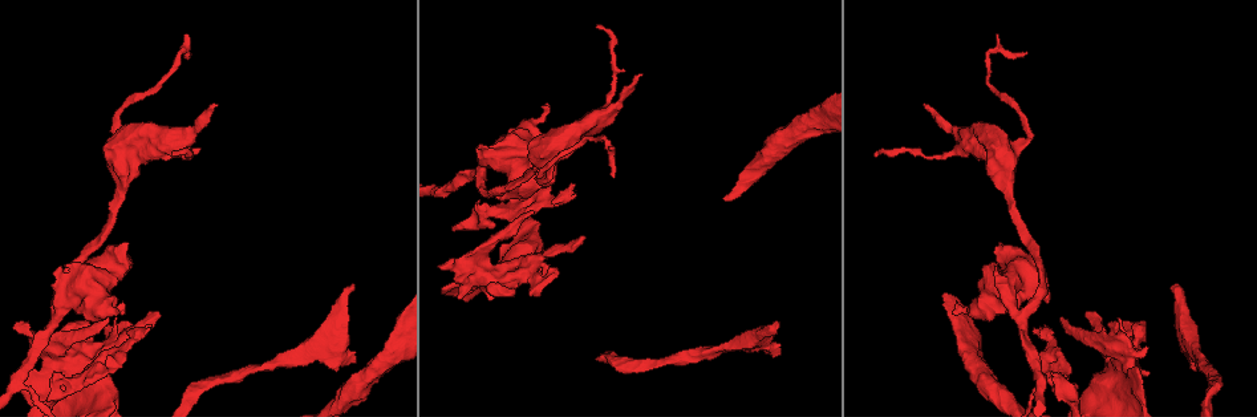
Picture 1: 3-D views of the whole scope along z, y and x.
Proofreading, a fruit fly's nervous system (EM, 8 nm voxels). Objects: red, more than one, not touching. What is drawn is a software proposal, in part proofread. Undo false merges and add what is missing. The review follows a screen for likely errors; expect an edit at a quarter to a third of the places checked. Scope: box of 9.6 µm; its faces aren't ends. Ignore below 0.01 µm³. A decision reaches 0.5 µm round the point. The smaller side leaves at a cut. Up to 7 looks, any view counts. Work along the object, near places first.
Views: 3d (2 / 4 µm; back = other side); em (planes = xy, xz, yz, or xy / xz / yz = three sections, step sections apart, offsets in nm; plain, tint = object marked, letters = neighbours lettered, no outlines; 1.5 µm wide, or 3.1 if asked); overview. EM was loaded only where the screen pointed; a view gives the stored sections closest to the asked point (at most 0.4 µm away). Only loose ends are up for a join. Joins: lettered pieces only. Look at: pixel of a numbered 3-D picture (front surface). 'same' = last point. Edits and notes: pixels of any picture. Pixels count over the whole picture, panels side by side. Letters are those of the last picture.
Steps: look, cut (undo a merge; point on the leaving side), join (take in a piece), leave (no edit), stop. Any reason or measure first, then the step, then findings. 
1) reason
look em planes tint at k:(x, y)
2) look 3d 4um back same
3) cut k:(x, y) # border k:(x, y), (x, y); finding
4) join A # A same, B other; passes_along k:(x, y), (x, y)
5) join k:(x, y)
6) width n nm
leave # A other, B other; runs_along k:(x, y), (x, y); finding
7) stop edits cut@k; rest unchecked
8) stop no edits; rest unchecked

stops while still wide
look 3d 4um back at 1:(90, 338)

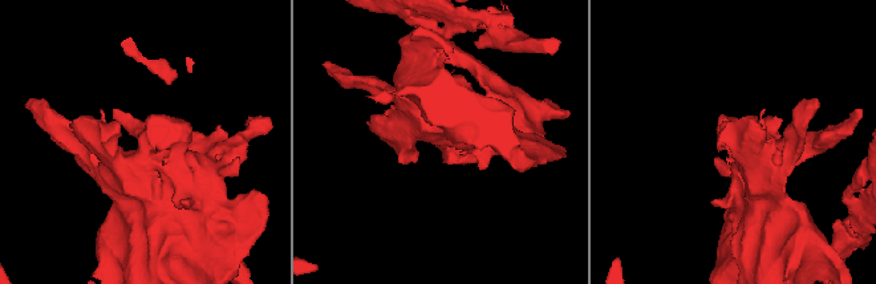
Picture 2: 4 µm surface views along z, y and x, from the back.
look em planes letters at 2:(436, 135)

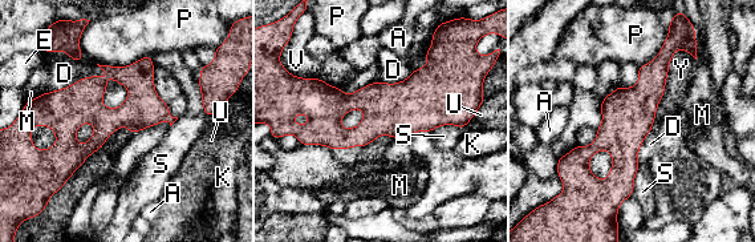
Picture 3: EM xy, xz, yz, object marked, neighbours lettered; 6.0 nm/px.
leave # A other, D other, E other, K other, M other, P other, S other, U other, V other, Y other; border 3:(108, 76), (80, 77), (68, 87); no lettered piece goes on from it

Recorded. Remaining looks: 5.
thick turns thin
look em xy step 8 tint at 1:(442, 291)

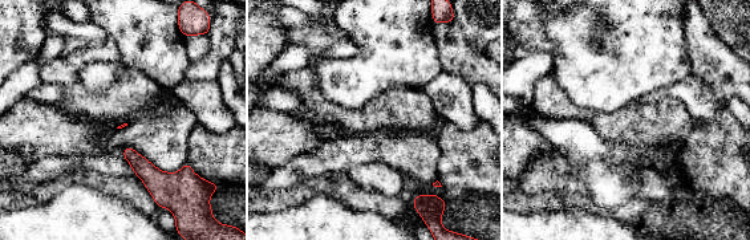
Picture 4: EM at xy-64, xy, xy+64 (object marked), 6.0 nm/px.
another direction
look em planes tint same

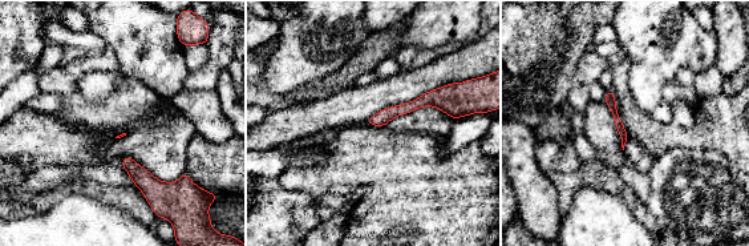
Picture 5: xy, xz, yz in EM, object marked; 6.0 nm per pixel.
what lies round it
look em planes letters same

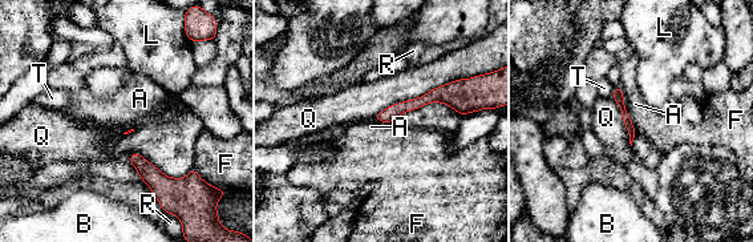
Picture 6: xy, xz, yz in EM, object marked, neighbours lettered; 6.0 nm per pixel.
leave # A other, B other, F other, L other, Q other, R other, T other; all the same cell

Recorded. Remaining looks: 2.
touches itself
look 3d 4um at 1:(1049, 302)

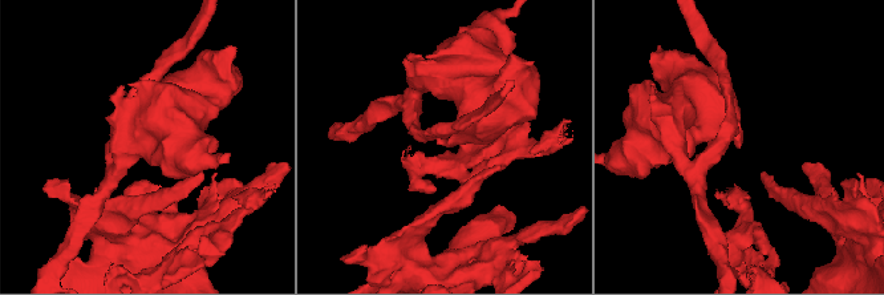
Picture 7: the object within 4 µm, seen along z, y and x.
look em planes letters at 7:(740, 142)

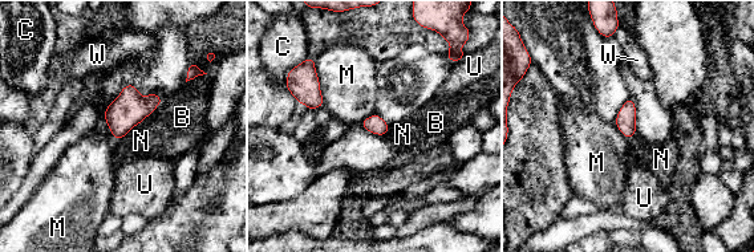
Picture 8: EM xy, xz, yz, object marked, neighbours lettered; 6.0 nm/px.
width 110 nm
leave # B other, C other, M other, N other, U other, W other; border 8:(140, 122), (121, 138), (116, 139); continuous, no second cell

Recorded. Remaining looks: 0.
stop no edits; rest unchecked

